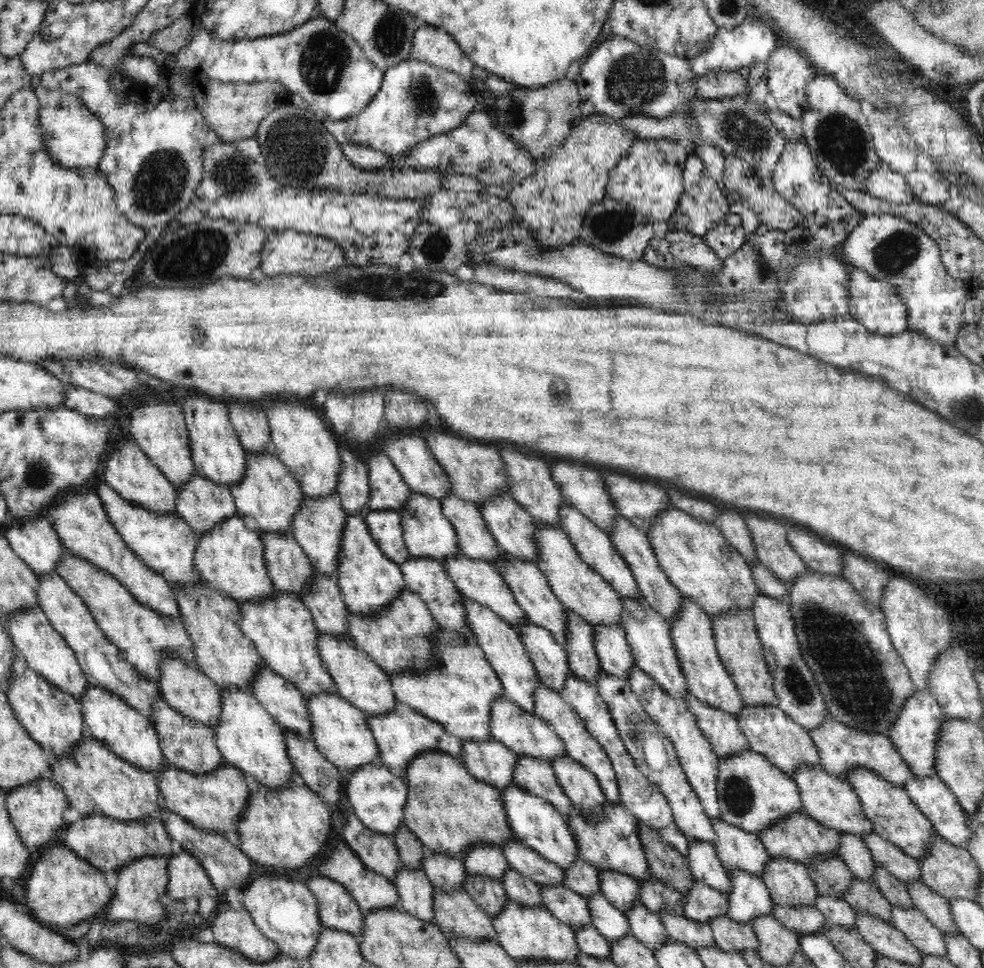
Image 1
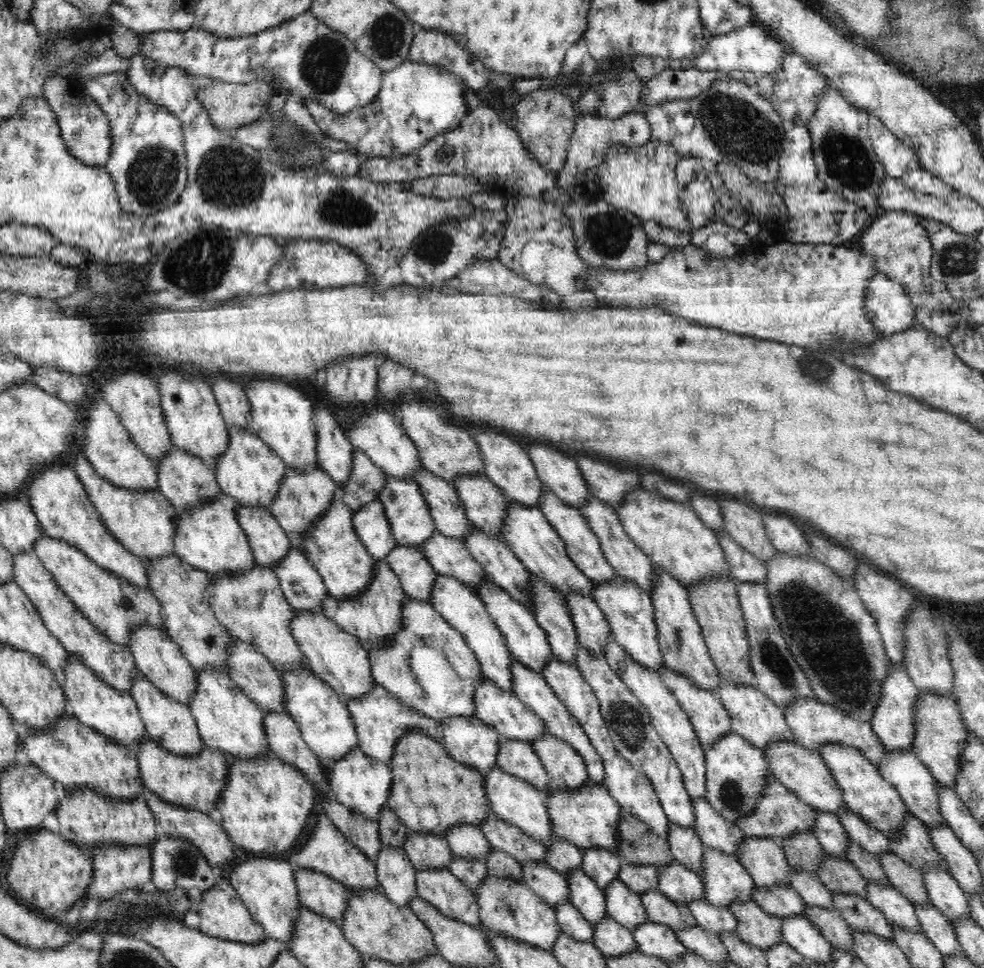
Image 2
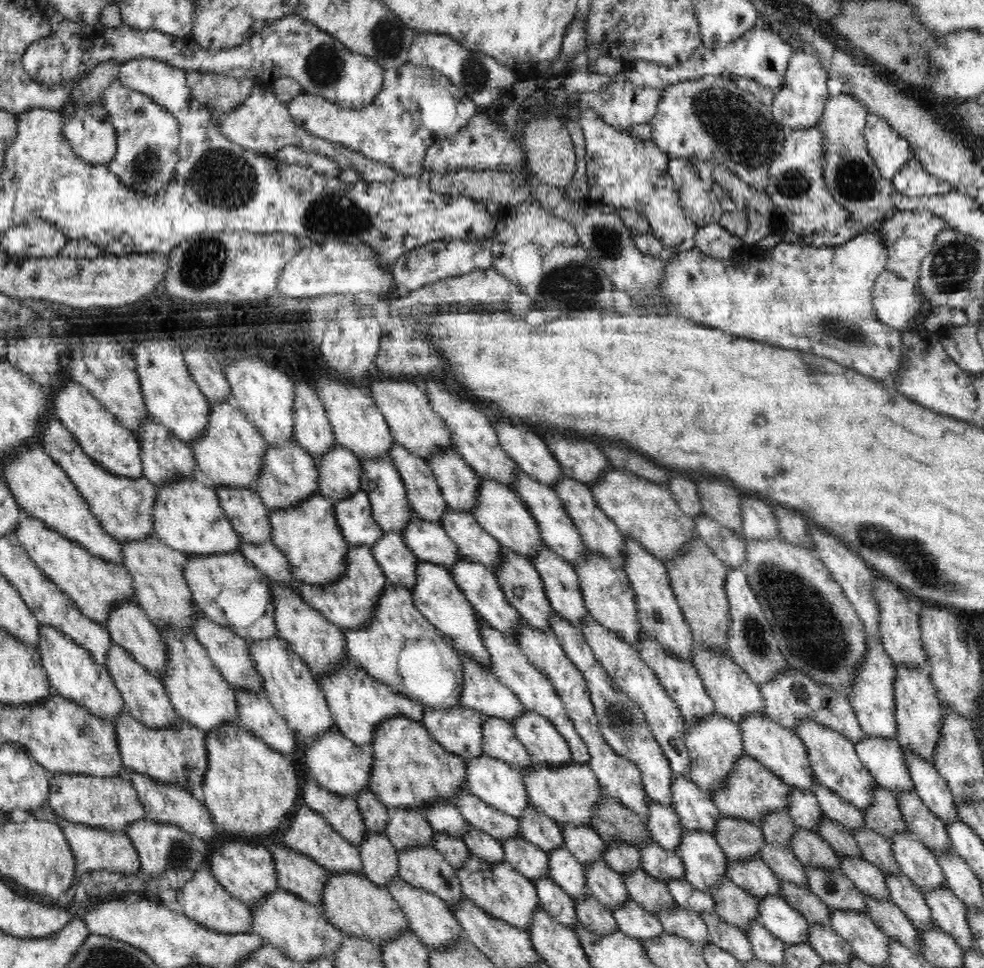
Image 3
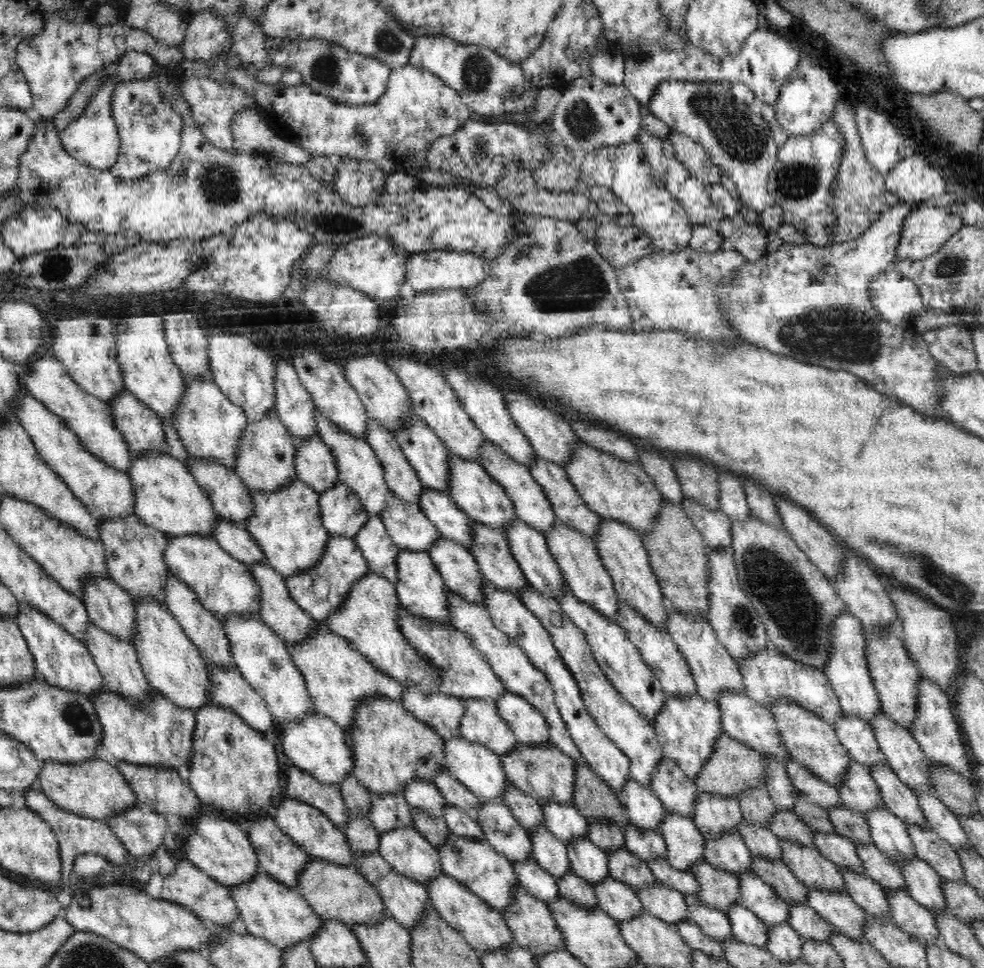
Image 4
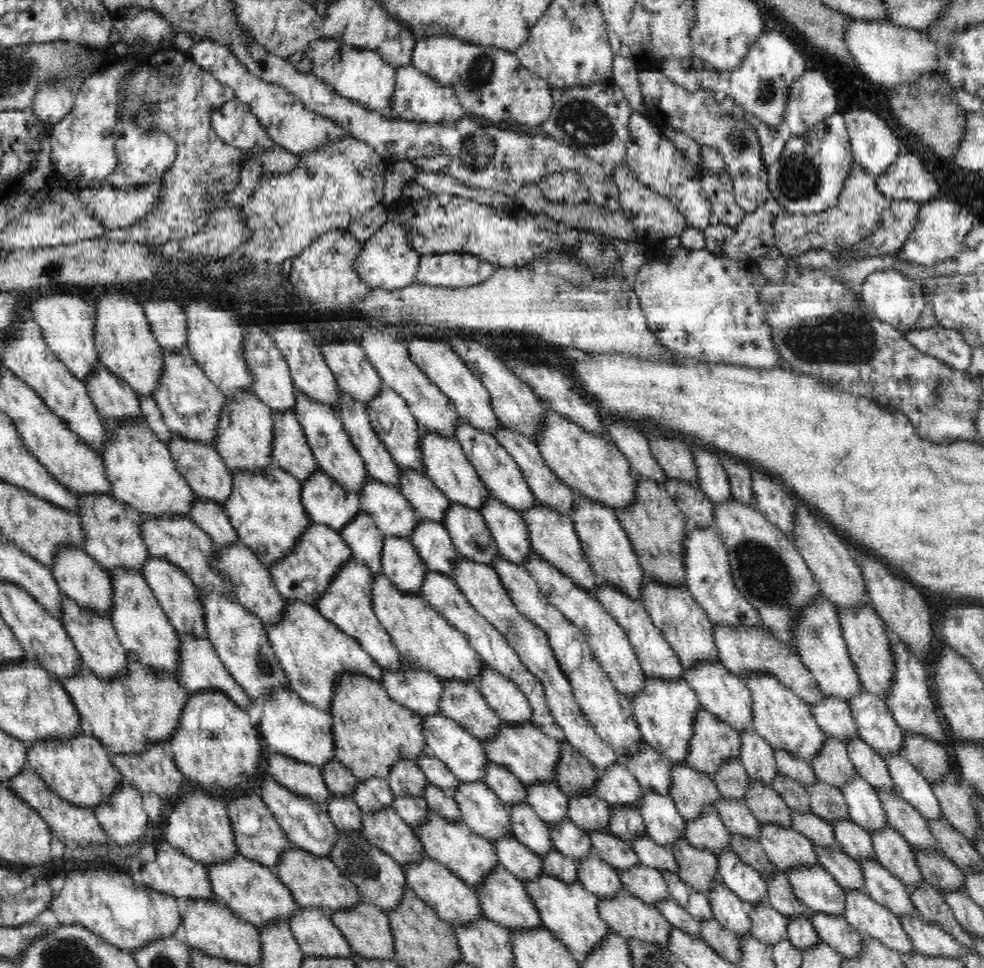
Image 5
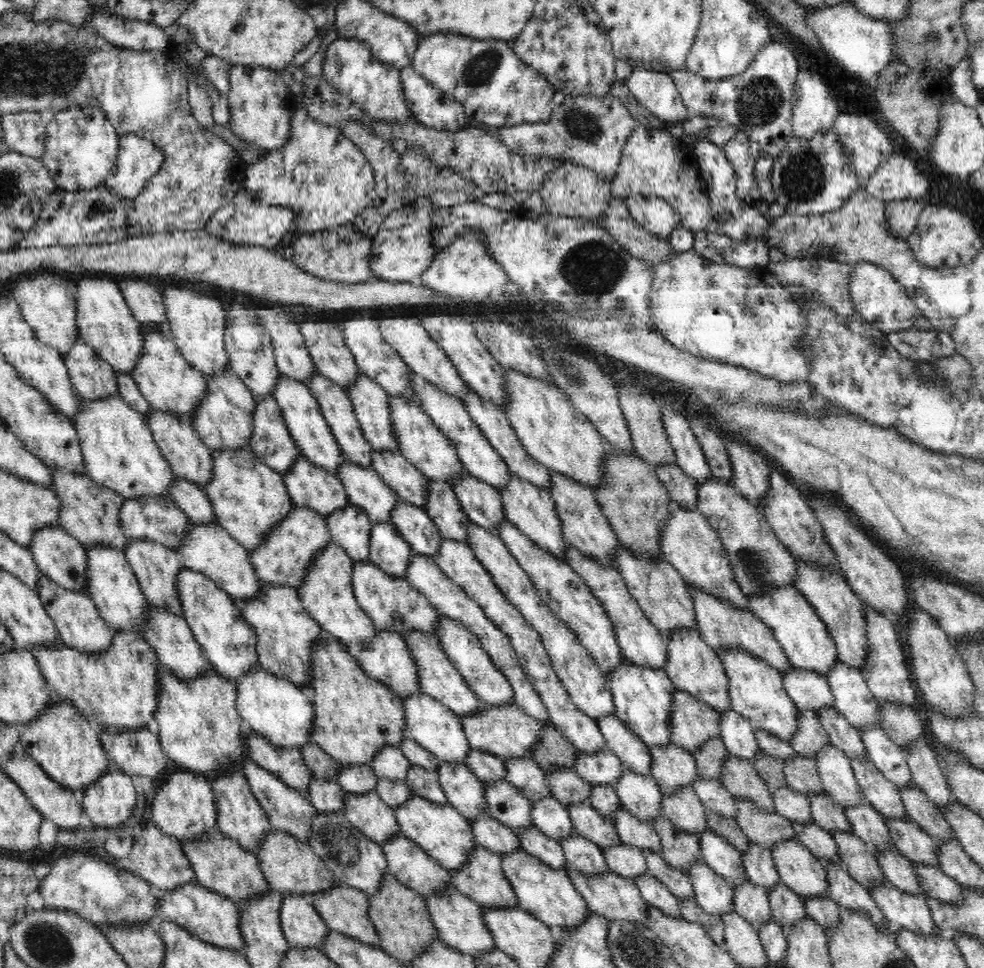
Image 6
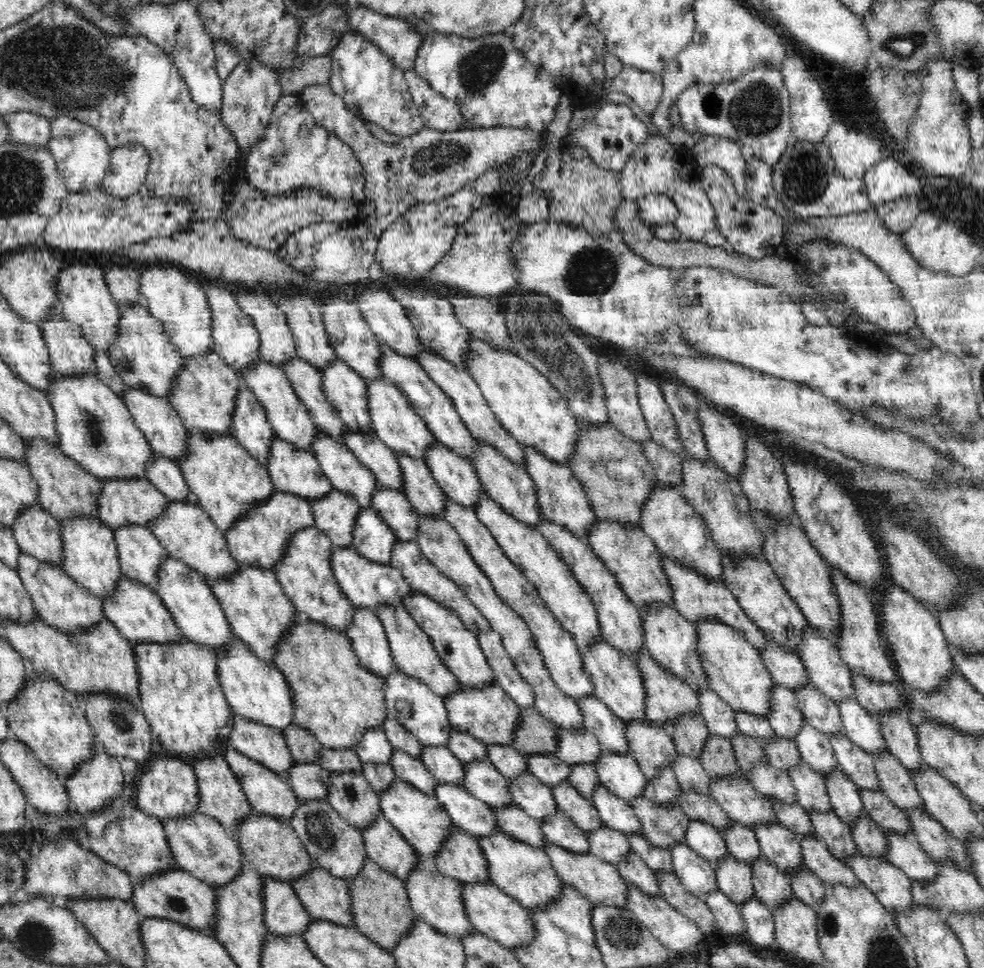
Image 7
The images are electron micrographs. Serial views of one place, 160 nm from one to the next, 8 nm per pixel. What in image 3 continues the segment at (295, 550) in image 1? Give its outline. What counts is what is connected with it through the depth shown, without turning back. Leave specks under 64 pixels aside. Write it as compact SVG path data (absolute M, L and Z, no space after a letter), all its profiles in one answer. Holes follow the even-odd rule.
M215 485L215 491L220 507L242 540L252 545L271 542L269 509L258 493L246 487L222 485Z

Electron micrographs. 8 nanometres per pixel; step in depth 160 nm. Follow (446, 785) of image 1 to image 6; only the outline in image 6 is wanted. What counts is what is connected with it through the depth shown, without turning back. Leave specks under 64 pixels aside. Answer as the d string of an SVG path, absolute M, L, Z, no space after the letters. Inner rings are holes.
M328 631L320 633L319 641L311 652L312 676L309 680L309 697L314 706L314 724L312 724L312 741L336 759L341 765L372 764L376 753L386 746L399 747L404 738L404 702L403 698L380 681L370 678L357 661L355 653L349 651L335 637L328 637Z

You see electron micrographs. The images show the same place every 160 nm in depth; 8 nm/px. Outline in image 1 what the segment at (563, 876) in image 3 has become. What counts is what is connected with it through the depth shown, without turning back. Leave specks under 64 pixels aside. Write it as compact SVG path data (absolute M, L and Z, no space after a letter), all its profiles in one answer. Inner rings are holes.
M602 892L589 896L587 905L590 909L591 924L610 941L610 944L611 941L630 934L631 928L625 913L618 910Z

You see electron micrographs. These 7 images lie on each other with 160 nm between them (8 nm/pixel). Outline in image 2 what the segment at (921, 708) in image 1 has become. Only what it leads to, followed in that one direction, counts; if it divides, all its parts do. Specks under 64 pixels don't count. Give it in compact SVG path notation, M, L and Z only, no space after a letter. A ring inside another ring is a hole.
M894 664L884 677L881 693L878 699L878 706L874 710L874 716L870 724L886 751L908 752L912 754L914 738L916 738L916 723L914 723L914 712L919 697L919 689L912 682L904 668Z

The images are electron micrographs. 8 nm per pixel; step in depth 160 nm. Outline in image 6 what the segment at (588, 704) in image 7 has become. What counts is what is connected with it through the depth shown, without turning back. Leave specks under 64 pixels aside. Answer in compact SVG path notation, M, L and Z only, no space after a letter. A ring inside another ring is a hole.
M608 714L604 718L598 718L597 724L608 749L621 760L624 768L652 776L650 747L633 734L622 720L613 714Z

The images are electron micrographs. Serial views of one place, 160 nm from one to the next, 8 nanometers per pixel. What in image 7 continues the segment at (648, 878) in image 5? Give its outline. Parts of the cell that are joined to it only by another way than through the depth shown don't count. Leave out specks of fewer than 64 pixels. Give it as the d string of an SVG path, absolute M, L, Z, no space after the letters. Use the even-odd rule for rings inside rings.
M602 825L596 830L586 833L589 834L591 854L604 862L615 865L618 861L623 861L632 851L625 834L608 825Z

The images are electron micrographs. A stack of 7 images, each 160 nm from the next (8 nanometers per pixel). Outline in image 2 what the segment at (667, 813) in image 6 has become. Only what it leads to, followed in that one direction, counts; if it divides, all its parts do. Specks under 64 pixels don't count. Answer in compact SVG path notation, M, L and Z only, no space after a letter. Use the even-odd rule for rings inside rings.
M790 884L754 887L752 896L764 912L781 919L792 915L802 915L804 907L808 905Z

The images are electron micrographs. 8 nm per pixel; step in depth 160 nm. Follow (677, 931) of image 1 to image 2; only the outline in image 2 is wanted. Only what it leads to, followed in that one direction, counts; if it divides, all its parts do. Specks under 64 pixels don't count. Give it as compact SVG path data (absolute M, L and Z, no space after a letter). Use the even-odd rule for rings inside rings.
M650 889L641 892L640 898L649 920L652 922L668 925L674 932L678 929L698 925L686 905L678 904L658 890Z

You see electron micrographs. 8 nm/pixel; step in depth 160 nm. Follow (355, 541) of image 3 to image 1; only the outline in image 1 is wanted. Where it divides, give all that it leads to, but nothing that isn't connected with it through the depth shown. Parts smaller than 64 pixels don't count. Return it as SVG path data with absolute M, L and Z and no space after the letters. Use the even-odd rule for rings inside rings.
M392 509L373 510L368 512L363 519L371 537L376 541L386 558L399 565L411 557L405 545L398 511Z

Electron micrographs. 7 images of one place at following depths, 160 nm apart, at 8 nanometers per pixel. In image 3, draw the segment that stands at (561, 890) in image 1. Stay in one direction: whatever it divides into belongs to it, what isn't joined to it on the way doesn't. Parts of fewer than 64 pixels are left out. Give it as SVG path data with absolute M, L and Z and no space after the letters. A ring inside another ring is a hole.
M510 838L501 844L506 861L514 867L514 870L532 880L550 877L548 868L550 857L542 848L524 838Z

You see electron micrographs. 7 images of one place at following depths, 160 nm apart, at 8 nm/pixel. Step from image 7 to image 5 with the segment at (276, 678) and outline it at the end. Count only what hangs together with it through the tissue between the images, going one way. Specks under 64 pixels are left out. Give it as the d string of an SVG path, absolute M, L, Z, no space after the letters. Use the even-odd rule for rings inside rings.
M290 687L274 689L262 702L264 712L258 726L264 745L286 757L321 769L333 762L336 741L332 735L332 714L305 702Z

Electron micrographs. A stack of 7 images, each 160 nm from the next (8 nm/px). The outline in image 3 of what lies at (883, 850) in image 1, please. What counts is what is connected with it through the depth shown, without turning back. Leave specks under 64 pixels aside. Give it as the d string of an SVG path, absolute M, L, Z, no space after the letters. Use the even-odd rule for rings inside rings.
M814 782L810 791L818 801L824 815L844 825L848 830L866 827L861 810L846 802L830 788Z

